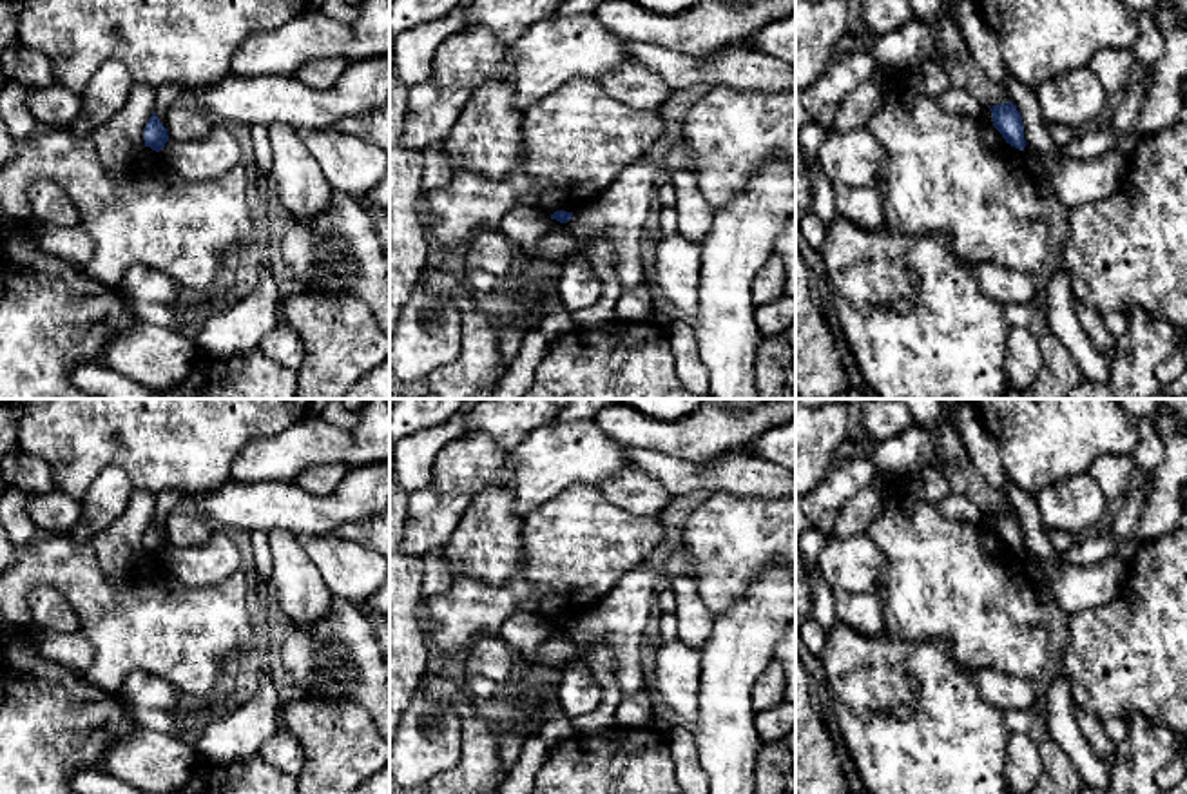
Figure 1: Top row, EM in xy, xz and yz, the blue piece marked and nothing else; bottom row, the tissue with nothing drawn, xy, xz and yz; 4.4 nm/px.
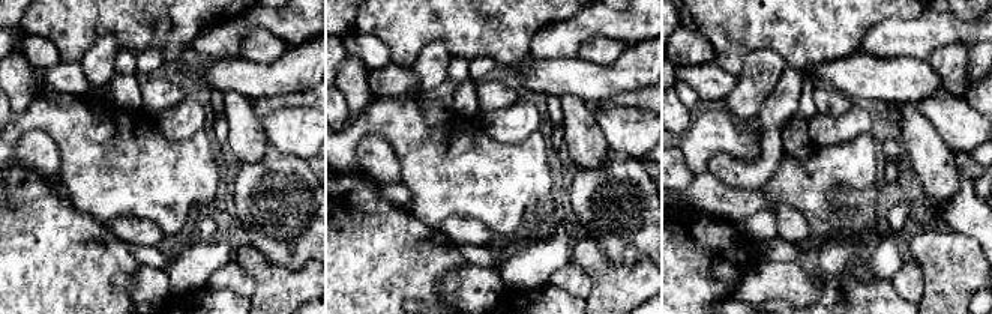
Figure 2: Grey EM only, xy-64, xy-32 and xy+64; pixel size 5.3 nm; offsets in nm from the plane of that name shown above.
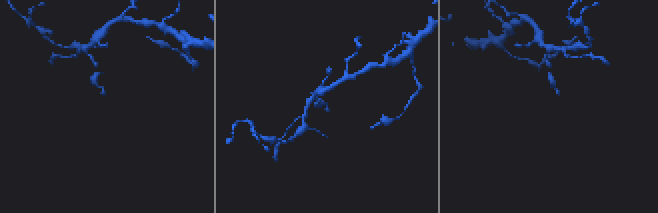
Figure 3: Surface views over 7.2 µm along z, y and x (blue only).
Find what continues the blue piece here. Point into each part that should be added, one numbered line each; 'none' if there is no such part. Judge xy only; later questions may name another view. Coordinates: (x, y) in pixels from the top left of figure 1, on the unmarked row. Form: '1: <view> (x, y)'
none

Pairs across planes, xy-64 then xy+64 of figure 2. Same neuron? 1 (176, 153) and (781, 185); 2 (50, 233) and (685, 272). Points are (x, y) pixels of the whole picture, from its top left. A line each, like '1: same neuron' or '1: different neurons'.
1: same neuron
2: same neuron

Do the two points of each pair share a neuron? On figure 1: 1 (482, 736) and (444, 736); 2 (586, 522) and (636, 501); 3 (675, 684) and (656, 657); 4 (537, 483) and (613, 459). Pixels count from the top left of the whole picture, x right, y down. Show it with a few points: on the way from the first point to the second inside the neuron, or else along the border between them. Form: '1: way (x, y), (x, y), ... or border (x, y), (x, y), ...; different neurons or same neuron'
1: border (435, 702), (461, 722), (461, 760), (444, 774); different neurons
2: border (598, 484), (613, 504), (656, 517); different neurons
3: way (675, 677), (664, 664); same neuron
4: way (555, 464), (560, 459), (595, 459); same neuron

